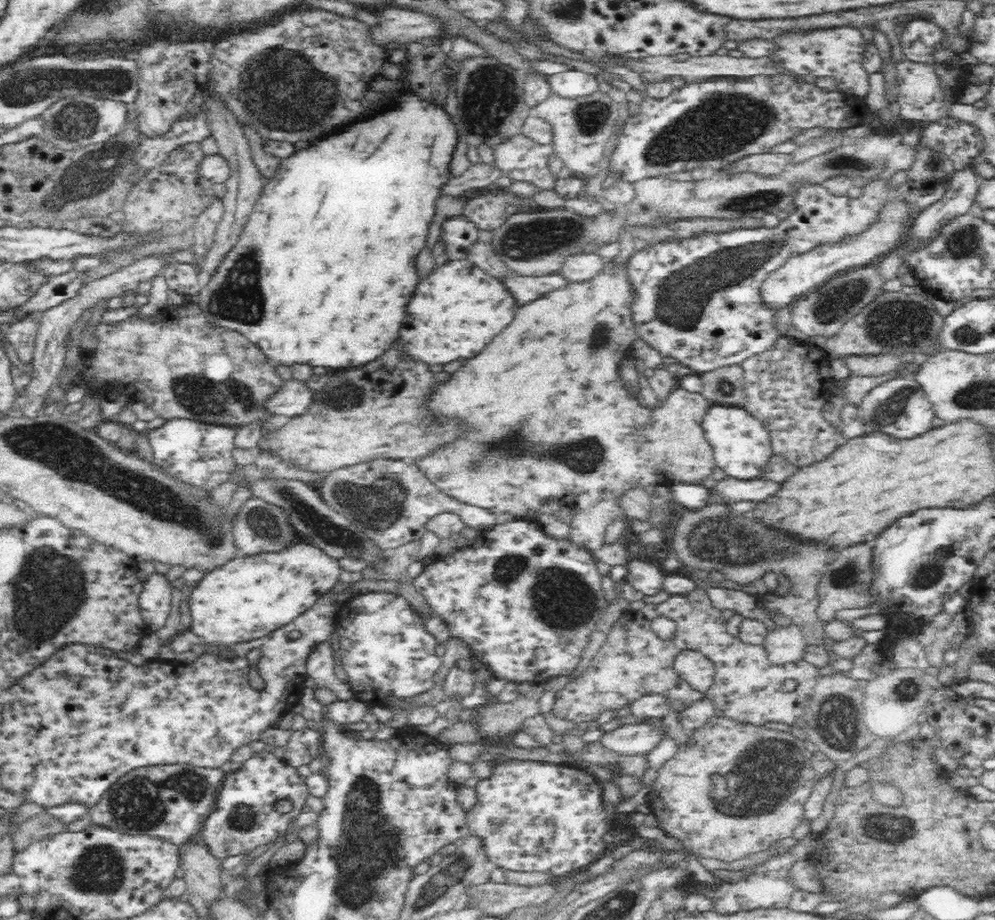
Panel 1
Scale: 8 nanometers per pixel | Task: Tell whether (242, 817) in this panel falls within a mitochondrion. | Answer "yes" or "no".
yes

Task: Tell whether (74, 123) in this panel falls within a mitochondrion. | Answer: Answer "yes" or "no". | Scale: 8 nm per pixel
yes

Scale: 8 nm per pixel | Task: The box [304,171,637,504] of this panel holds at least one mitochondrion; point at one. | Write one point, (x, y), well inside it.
(587, 455)

